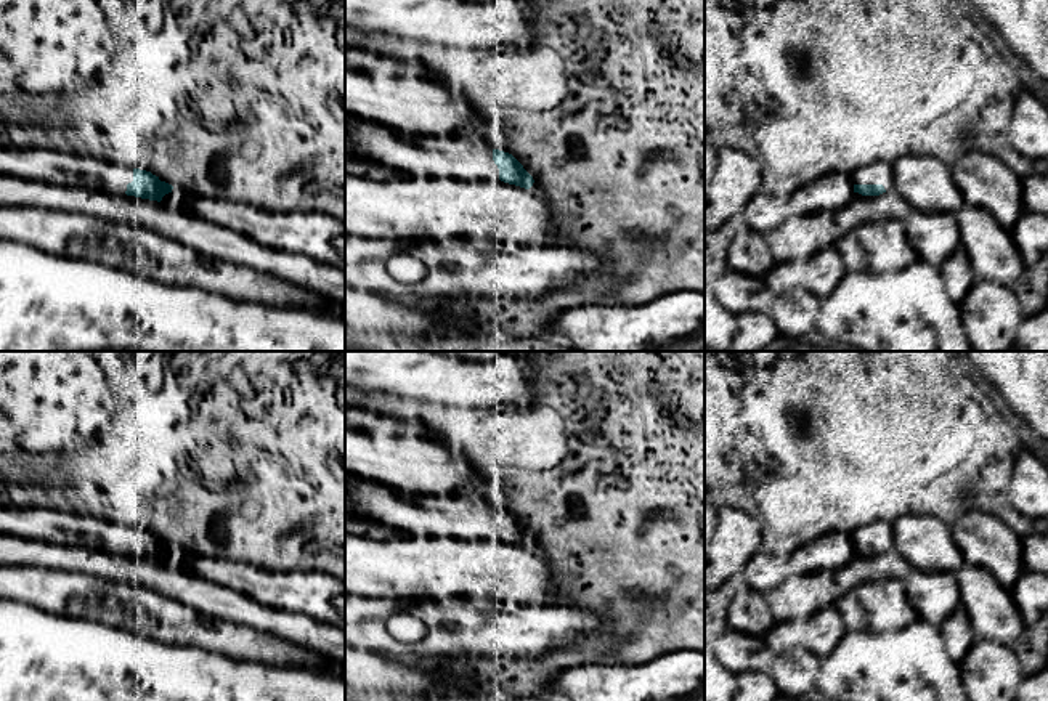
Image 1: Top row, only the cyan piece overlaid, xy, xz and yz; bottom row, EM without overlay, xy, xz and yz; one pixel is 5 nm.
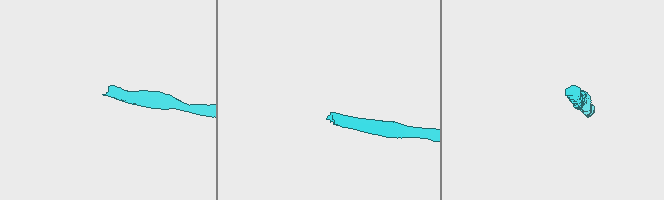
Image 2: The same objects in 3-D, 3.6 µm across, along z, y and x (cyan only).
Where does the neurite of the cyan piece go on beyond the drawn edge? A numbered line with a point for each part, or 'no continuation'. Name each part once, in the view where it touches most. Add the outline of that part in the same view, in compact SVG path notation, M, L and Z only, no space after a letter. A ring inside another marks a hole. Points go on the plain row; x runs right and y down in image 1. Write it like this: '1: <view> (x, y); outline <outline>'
1: yz (880, 531); outline M875 520L859 526L849 533L854 544L883 544L886 550L892 549L892 523L888 520Z

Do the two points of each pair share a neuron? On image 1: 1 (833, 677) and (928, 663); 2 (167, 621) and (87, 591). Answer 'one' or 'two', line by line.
1: one
2: one

